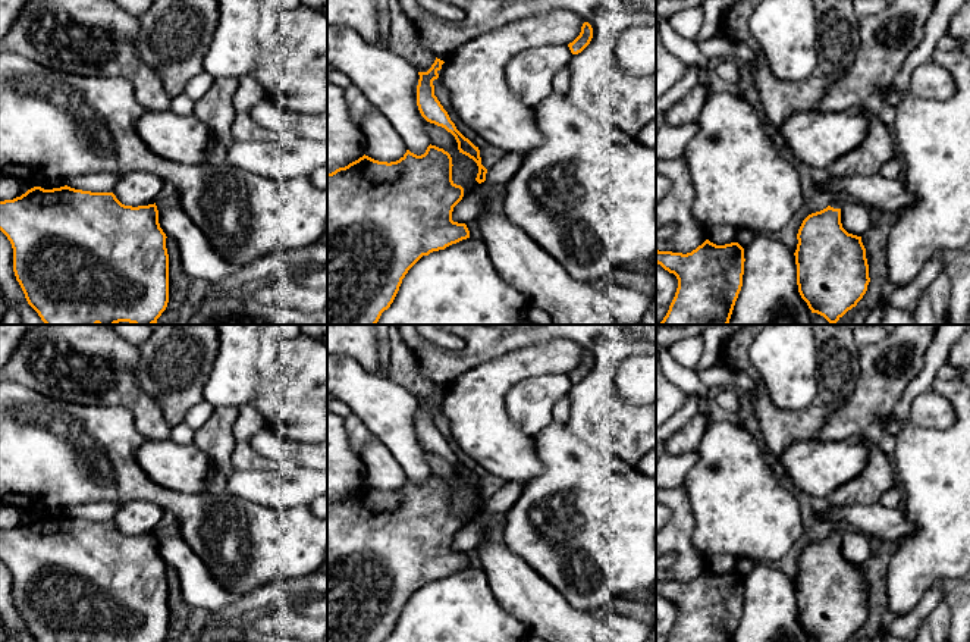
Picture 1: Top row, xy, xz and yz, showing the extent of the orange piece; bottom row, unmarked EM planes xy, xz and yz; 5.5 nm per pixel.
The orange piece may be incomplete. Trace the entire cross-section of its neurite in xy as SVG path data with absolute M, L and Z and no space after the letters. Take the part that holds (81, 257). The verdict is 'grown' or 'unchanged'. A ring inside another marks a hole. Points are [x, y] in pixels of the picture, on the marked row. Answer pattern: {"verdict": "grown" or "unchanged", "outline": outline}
{"verdict": "unchanged", "outline": "M68 185L53 190L34 187L21 197L0 201L0 231L7 237L13 248L13 272L28 304L38 313L45 325L116 325L129 322L134 325L154 325L169 303L169 254L166 234L158 223L156 203L148 206L125 206L113 192L91 192Z"}

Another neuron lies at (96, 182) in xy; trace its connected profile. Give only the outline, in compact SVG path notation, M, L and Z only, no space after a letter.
M91 173L69 178L65 184L75 190L91 191L91 192L113 192L113 188L119 179L116 173Z

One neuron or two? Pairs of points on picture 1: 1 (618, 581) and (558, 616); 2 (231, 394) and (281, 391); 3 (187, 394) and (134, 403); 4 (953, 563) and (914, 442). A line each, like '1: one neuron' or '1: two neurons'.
1: two neurons
2: two neurons
3: two neurons
4: one neuron

